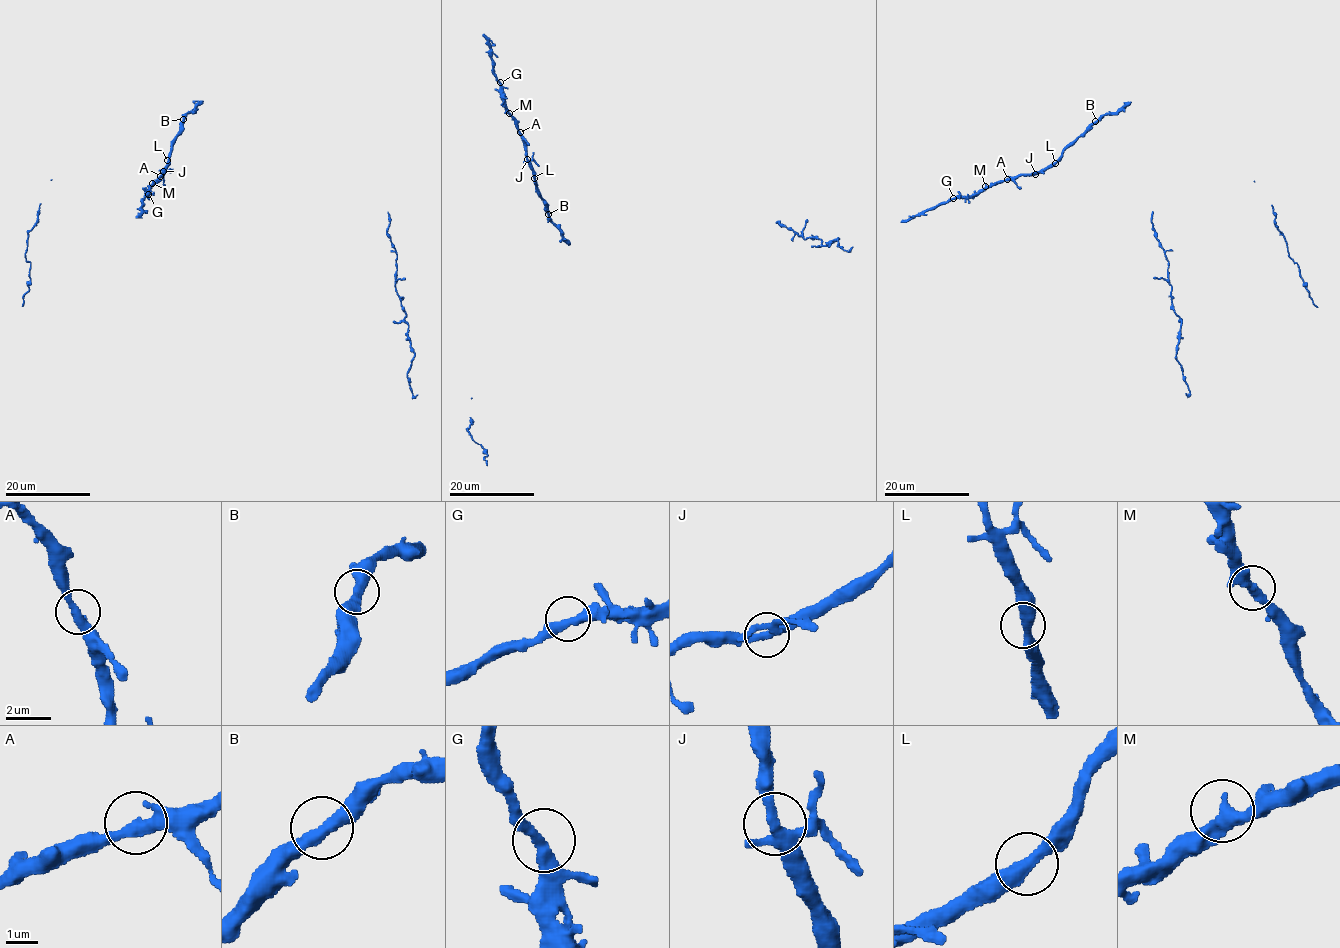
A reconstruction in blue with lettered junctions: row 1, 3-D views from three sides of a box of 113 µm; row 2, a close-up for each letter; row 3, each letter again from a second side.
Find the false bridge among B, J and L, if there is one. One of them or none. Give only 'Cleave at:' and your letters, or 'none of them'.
Cleave at: none of them

